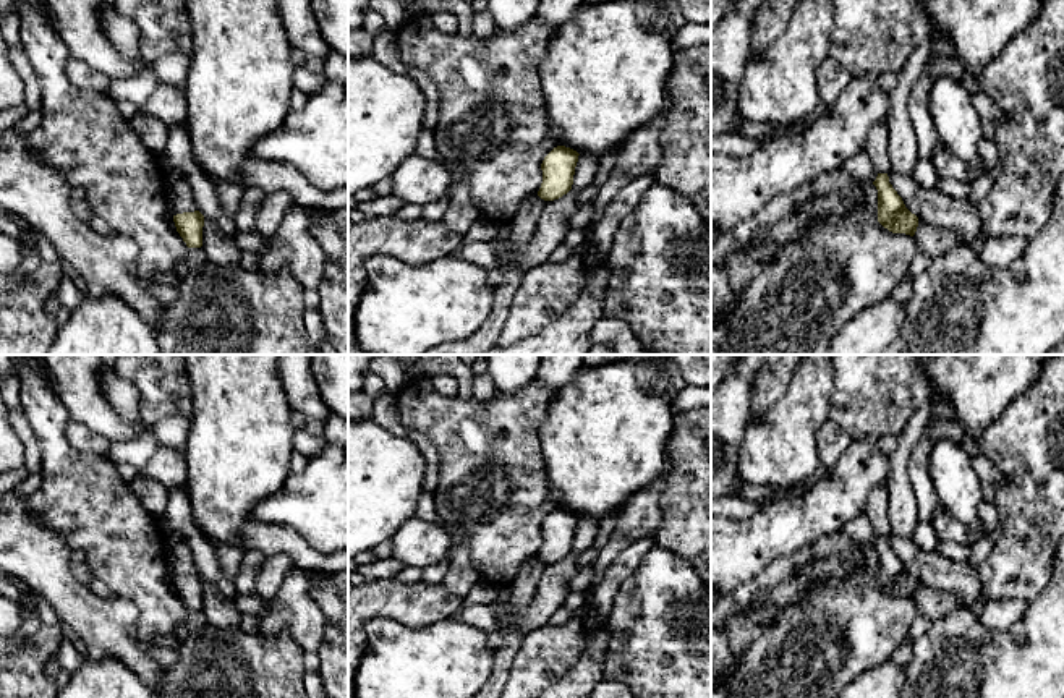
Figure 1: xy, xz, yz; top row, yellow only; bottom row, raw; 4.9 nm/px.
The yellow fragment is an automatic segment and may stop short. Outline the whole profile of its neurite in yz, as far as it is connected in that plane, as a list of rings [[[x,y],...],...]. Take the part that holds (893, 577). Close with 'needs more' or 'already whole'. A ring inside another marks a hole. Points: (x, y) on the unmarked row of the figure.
[[[878,536],[873,547],[878,552],[878,585],[892,596],[913,599],[918,580],[905,570],[902,560],[889,546],[887,536]]]; already whole

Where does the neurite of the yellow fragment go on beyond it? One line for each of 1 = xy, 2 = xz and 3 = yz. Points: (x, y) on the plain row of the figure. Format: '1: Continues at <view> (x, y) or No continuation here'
1: No continuation here
2: No continuation here
3: No continuation here

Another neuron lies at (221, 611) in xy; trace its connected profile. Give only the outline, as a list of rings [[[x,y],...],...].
[[[204,581],[202,609],[207,624],[217,628],[238,628],[241,612],[233,599],[223,596],[215,585]]]

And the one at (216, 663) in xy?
[[[207,624],[198,633],[178,640],[180,659],[164,669],[155,698],[308,698],[303,685],[306,674],[303,648],[288,632],[275,635],[249,633],[238,628],[217,628]]]

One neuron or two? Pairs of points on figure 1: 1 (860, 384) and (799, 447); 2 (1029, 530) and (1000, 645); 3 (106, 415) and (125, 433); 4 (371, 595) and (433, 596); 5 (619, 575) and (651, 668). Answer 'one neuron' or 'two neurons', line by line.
1: two neurons
2: two neurons
3: one neuron
4: one neuron
5: two neurons

